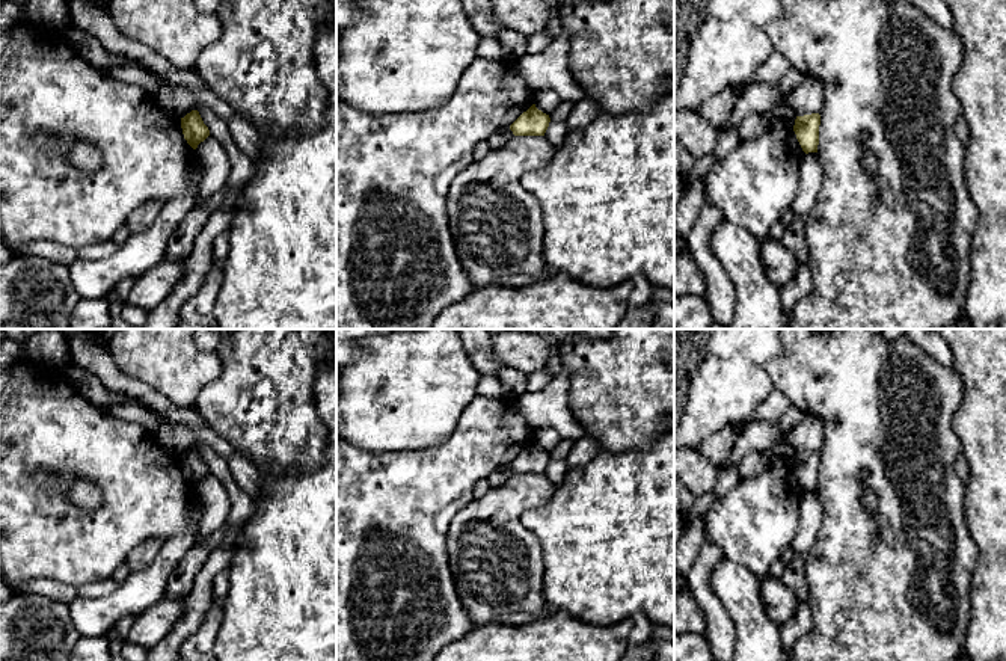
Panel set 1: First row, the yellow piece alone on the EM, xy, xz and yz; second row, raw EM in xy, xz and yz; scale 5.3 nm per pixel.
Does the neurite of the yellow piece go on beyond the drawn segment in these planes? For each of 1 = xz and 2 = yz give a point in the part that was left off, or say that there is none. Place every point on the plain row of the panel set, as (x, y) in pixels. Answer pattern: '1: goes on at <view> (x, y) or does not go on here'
1: does not go on here
2: does not go on here

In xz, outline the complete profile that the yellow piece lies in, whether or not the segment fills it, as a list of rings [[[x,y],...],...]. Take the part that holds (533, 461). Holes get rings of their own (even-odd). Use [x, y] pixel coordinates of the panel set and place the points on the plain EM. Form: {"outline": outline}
{"outline": [[[532,442],[511,463],[514,474],[544,474],[551,456]]]}

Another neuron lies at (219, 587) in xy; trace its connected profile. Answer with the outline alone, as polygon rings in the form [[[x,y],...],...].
[[[228,570],[217,573],[211,583],[213,599],[222,607],[223,598],[229,589]]]

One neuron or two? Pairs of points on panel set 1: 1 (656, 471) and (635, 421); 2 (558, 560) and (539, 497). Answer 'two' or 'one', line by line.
1: two
2: two

